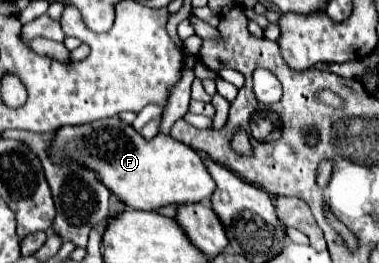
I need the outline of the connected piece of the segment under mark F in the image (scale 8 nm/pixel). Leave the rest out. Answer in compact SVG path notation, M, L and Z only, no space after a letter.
M118 115L56 129L48 155L56 165L76 163L94 171L96 179L108 187L120 203L142 211L156 211L172 203L198 203L208 199L216 187L210 173L204 169L200 155L192 147L164 133L158 133L154 139L144 139Z

